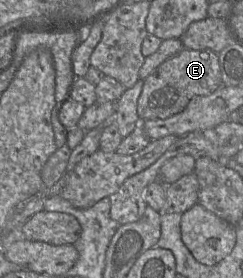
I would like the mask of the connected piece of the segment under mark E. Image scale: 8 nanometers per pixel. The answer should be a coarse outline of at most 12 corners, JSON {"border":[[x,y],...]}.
{"border":[[183,49],[143,80],[139,119],[169,118],[222,85],[218,53]]}

